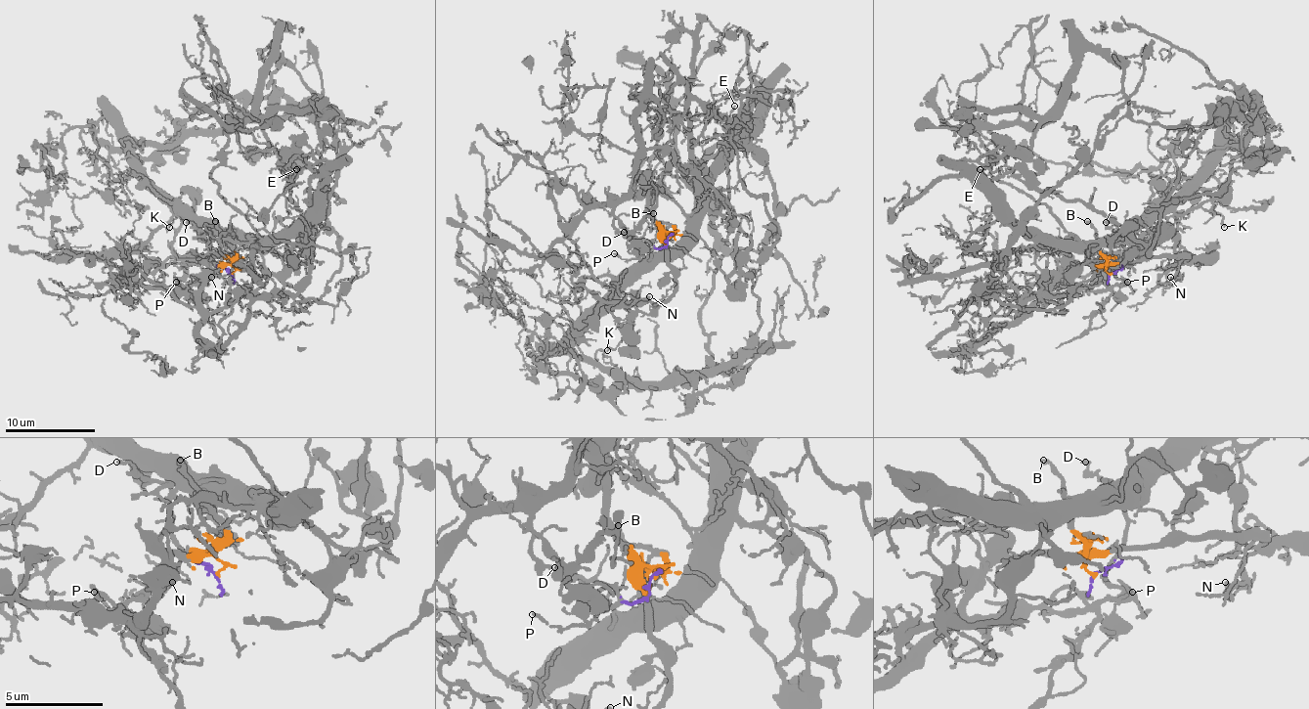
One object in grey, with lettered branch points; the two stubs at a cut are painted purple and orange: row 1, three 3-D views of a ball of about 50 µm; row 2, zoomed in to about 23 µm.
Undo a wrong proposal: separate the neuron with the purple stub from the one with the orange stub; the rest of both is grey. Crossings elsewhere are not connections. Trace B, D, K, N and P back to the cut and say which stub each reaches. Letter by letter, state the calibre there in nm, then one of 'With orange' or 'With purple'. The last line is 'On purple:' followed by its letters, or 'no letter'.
B: Thickness 220 nm. With orange
D: Thickness 120 nm. With purple
K: Thickness 110 nm. With purple
N: Thickness 80 nm. With orange
P: Thickness 130 nm. With purple
On purple: D, K, P

